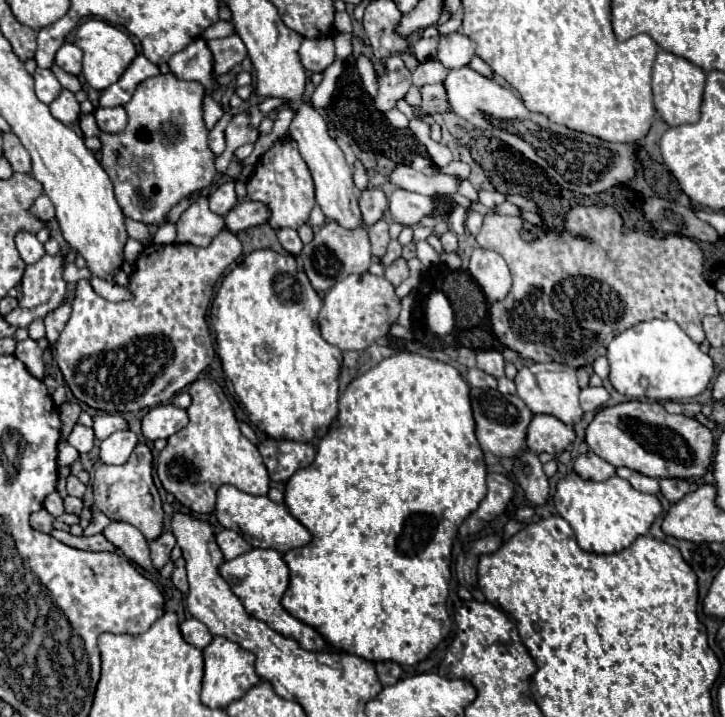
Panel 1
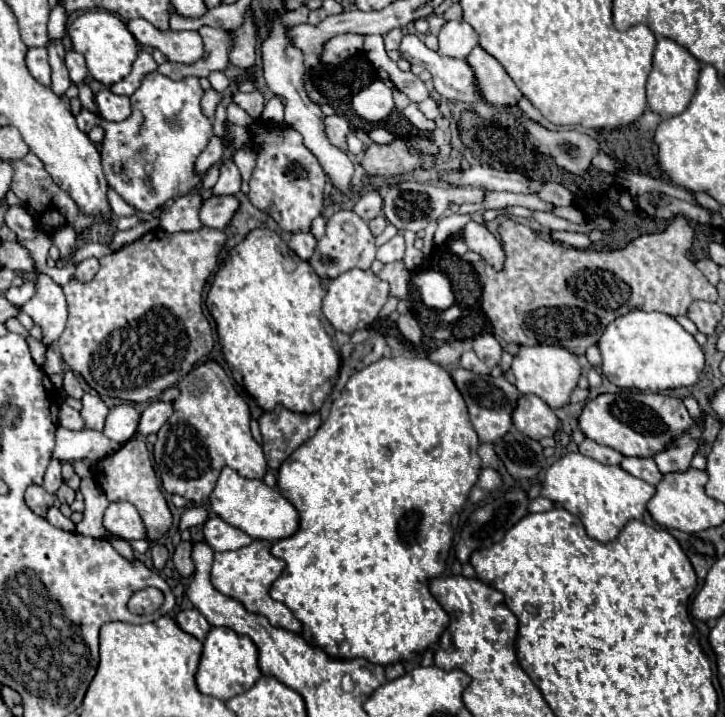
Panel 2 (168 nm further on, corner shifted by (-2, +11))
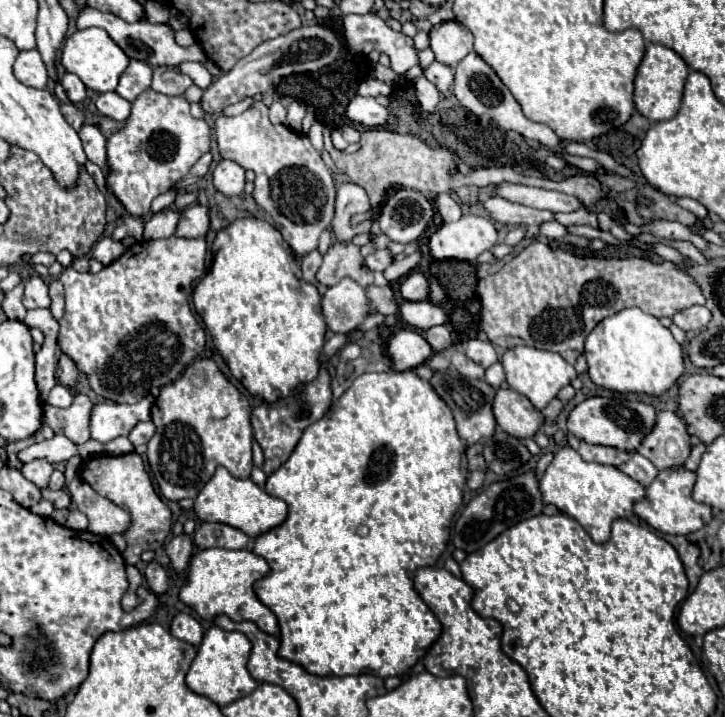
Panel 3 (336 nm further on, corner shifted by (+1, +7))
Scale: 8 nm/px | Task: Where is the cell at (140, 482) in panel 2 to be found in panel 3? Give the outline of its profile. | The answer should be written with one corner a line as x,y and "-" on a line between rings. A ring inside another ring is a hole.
136,452
124,454
124,456
94,456
84,462
82,474
80,474
100,496
110,498
114,504
130,512
132,526
122,534
126,538
126,552
122,554
126,564
140,562
140,554
144,550
156,550
164,544
170,526
172,526
172,514
170,508
160,500
160,496
154,492
150,476
144,470
144,462

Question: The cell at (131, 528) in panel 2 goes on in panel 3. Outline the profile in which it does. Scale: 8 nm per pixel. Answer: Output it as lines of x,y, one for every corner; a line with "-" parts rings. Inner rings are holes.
76,476
68,488
78,510
88,516
88,532
98,536
112,536
128,530
130,514
124,508
116,506
112,500
98,496
90,484
80,480
80,476

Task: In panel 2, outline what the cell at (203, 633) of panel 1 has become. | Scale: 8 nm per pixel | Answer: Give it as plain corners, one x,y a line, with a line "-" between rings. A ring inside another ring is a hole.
191,608
191,610
183,610
179,612
179,616
175,618
177,624
191,636
195,636
197,640
205,640
207,632
211,630
211,624
205,620
205,616
197,610
197,608

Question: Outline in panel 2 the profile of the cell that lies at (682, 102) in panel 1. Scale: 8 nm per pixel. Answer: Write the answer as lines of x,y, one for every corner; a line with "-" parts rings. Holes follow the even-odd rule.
659,38
653,54
653,70
647,80
649,108
657,112
661,118
681,114
689,106
689,100
693,98
693,88
697,88
697,72
701,72
701,64
693,54
689,54
689,50
685,50
683,46
669,38

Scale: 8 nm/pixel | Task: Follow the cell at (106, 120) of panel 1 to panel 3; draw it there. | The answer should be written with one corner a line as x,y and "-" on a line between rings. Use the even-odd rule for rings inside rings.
116,92
100,94
96,100
96,108
102,116
116,120
116,122
124,122
130,116
130,102
124,100
122,96
118,96

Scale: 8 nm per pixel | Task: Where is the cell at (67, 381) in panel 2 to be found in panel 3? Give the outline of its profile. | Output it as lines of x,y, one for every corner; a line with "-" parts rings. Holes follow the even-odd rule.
62,354
62,356
60,356
60,364
58,364
56,374
58,374
60,384
72,388
72,386
76,384
76,378
78,378
78,368
76,368
76,364
74,364
66,354

